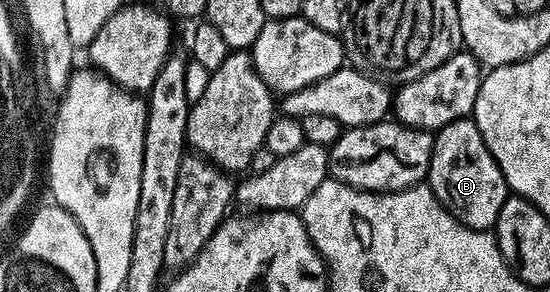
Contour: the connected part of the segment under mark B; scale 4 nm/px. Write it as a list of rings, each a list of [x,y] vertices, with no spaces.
[[[474,118],[449,121],[440,131],[434,132],[433,161],[429,165],[426,182],[437,197],[437,201],[461,225],[474,231],[491,231],[501,213],[501,205],[509,197],[509,188],[493,153],[489,153],[489,145],[485,145],[485,137],[481,137],[481,129],[477,129]]]

